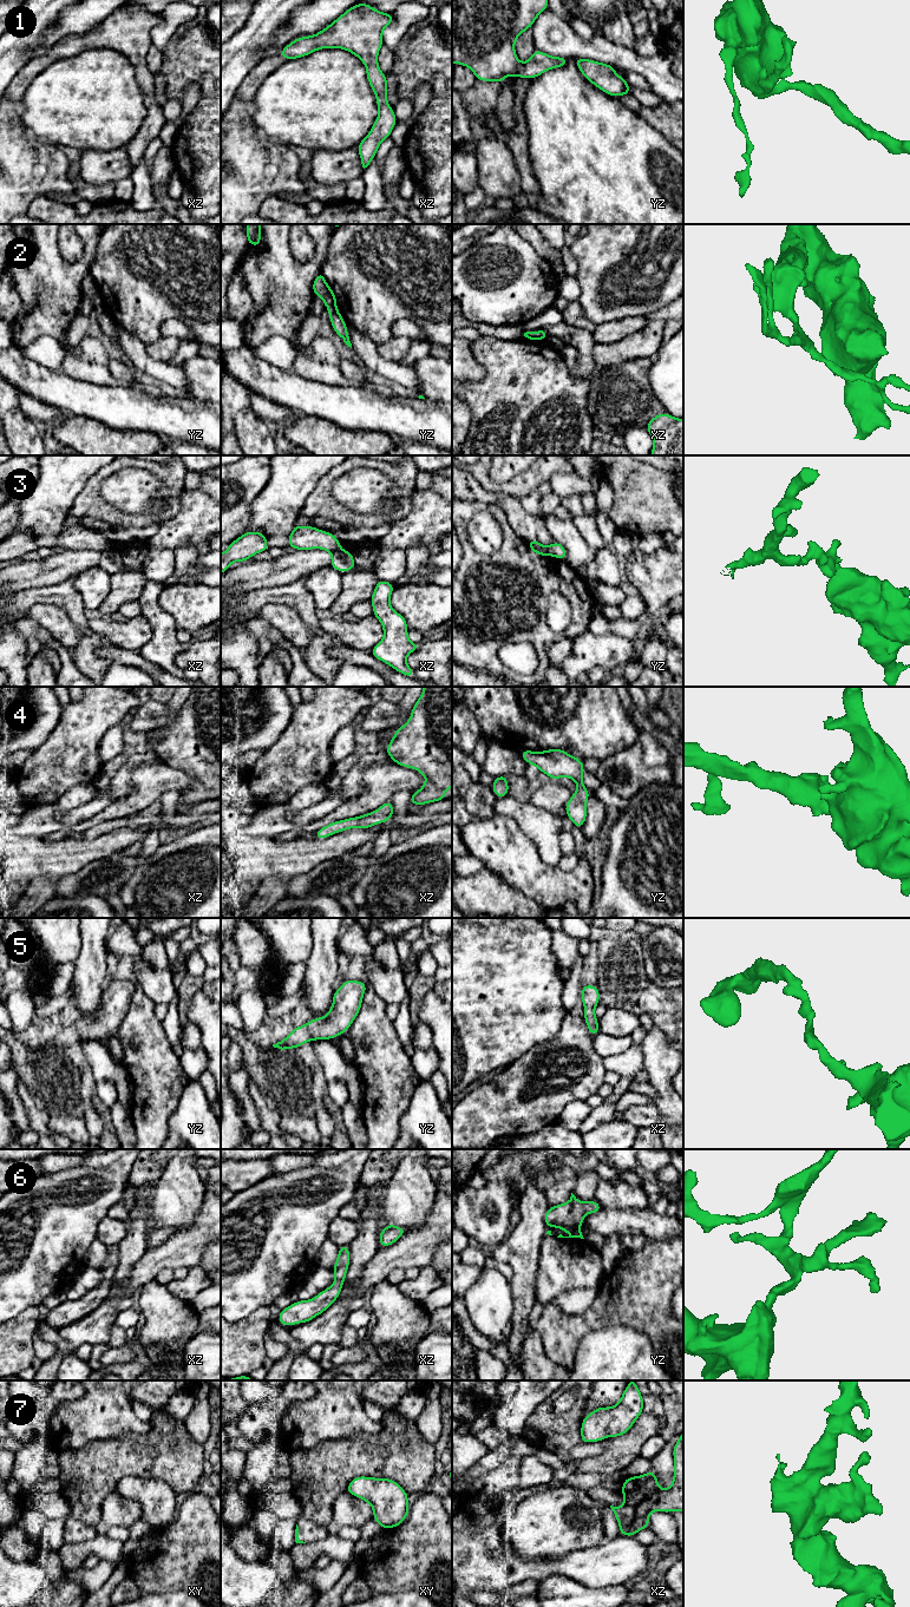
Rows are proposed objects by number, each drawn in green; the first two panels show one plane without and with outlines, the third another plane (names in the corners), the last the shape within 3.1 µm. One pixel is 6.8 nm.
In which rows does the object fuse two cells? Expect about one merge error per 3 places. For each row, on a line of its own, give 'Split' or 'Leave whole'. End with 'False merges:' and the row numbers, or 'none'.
1: Leave whole
2: Leave whole
3: Split
4: Leave whole
5: Leave whole
6: Leave whole
7: Leave whole
False merges: 3

